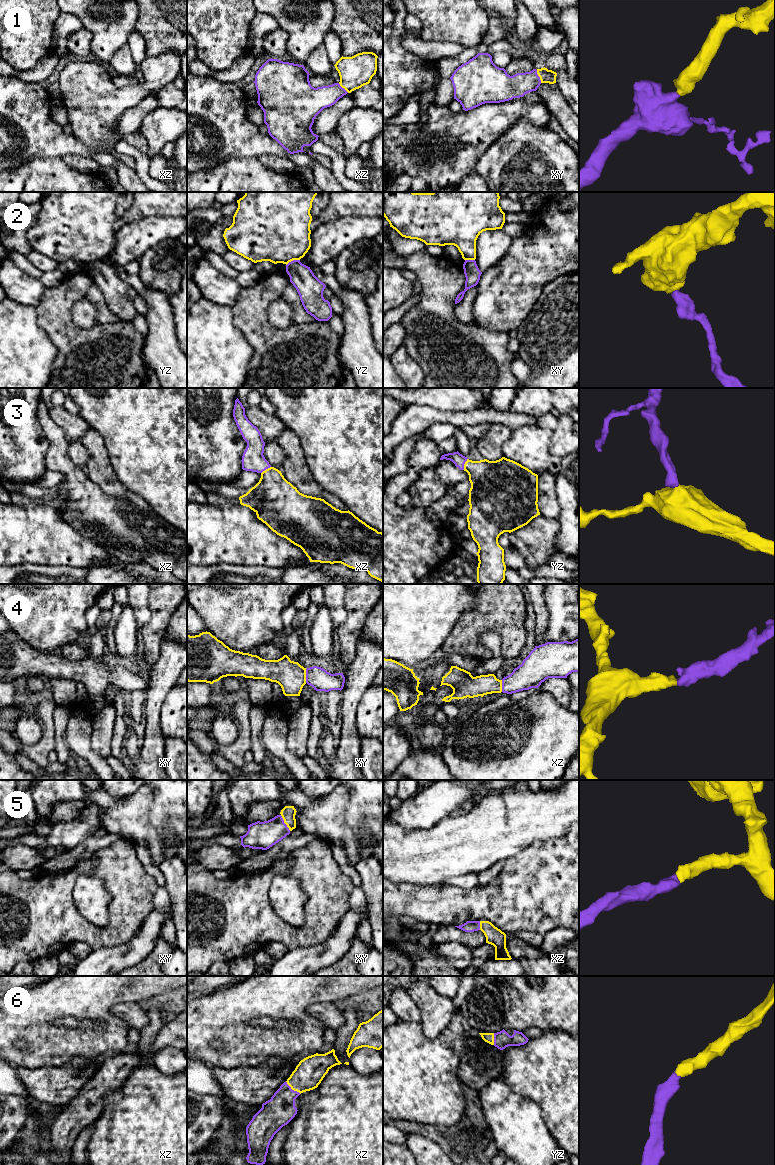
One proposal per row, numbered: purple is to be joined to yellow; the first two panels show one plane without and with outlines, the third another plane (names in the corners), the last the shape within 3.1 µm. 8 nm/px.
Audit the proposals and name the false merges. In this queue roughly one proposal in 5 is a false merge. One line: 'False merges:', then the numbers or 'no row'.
False merges: 2

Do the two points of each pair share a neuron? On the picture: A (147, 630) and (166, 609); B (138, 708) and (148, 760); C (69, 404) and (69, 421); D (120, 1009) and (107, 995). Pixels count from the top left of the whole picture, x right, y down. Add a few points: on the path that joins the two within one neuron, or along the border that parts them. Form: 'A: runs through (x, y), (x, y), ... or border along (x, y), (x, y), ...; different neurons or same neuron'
A: runs through (152, 625), (161, 614); same neuron
B: border along (145, 691), (143, 713); different neurons
C: border along (62, 406), (69, 412), (78, 415); different neurons
D: border along (115, 1003), (111, 1011), (128, 1024); different neurons

